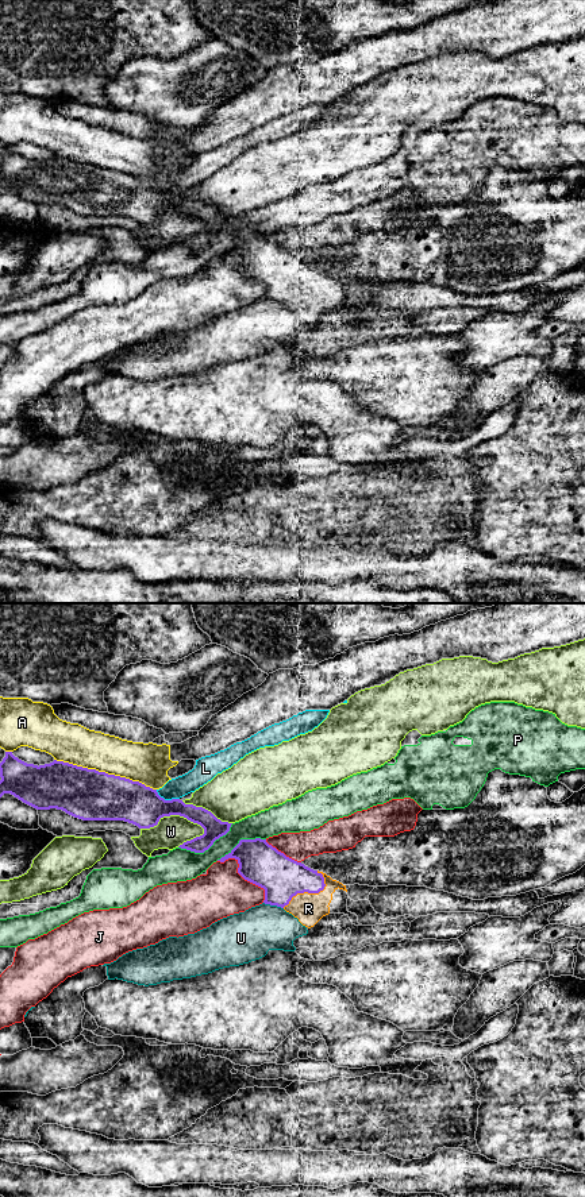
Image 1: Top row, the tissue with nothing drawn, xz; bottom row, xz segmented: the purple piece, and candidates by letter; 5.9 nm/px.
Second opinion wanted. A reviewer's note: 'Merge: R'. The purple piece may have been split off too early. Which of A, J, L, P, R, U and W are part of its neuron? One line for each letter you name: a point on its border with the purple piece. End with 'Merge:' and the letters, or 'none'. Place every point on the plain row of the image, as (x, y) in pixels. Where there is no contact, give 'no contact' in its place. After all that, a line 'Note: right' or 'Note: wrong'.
R: xz (308, 288)
Merge: R
Note: right

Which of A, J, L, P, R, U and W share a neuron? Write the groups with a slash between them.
A / J / L / P / R / U / W

